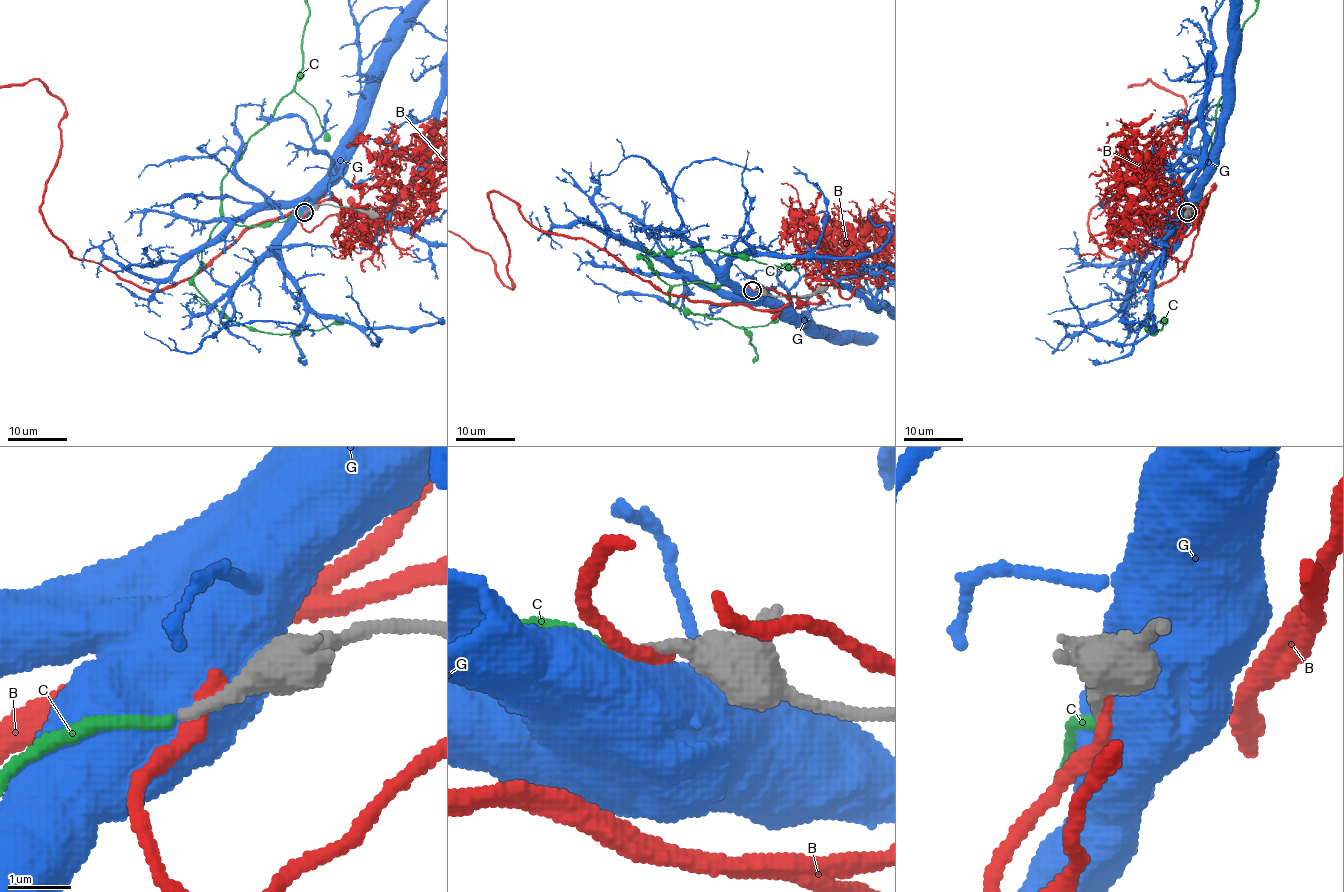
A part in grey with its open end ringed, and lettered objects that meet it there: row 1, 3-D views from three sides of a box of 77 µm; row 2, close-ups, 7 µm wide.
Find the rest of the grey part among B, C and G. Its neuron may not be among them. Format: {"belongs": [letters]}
{"belongs": ["C"]}

